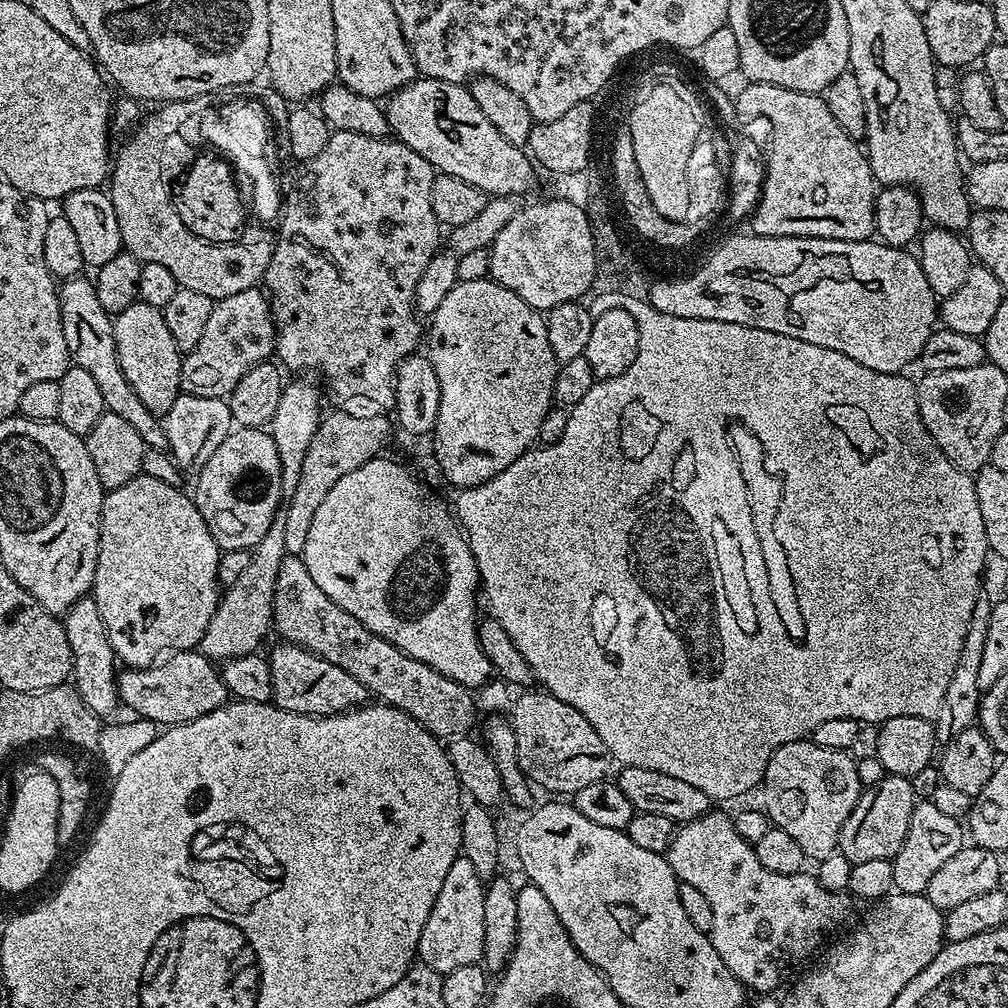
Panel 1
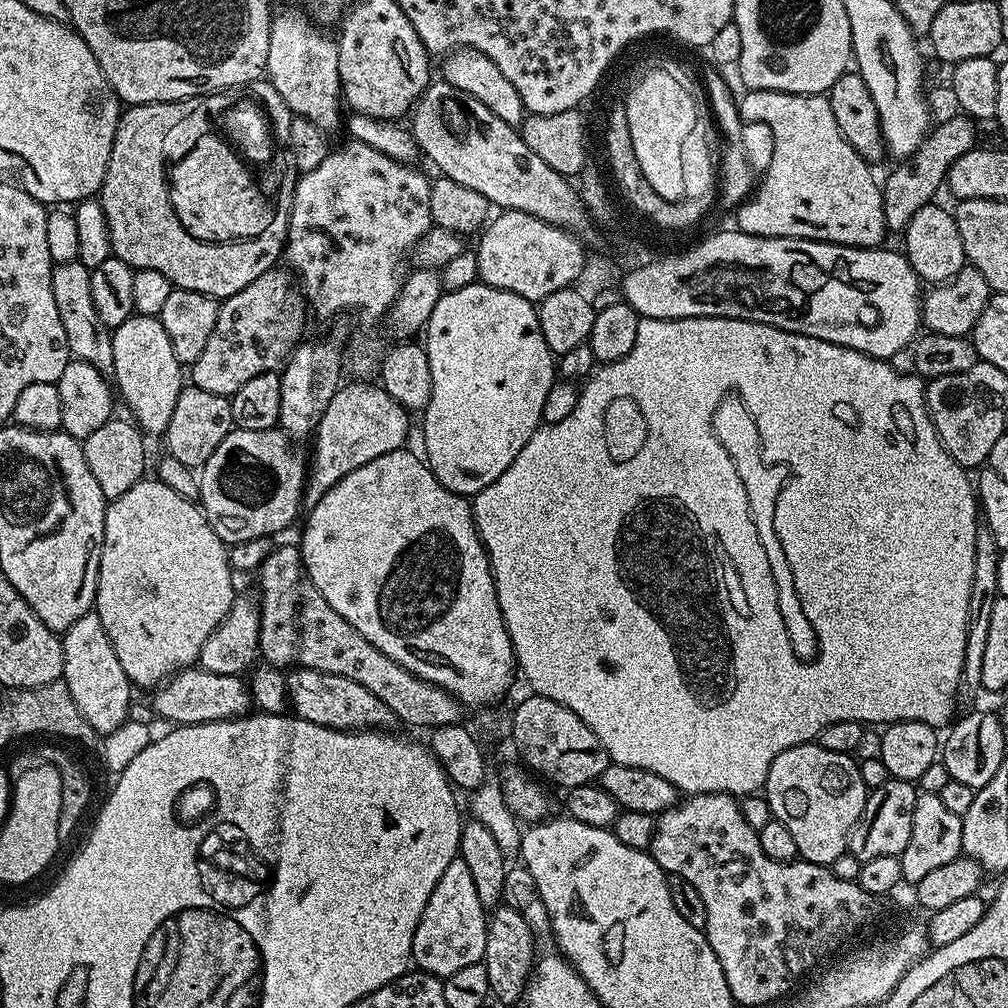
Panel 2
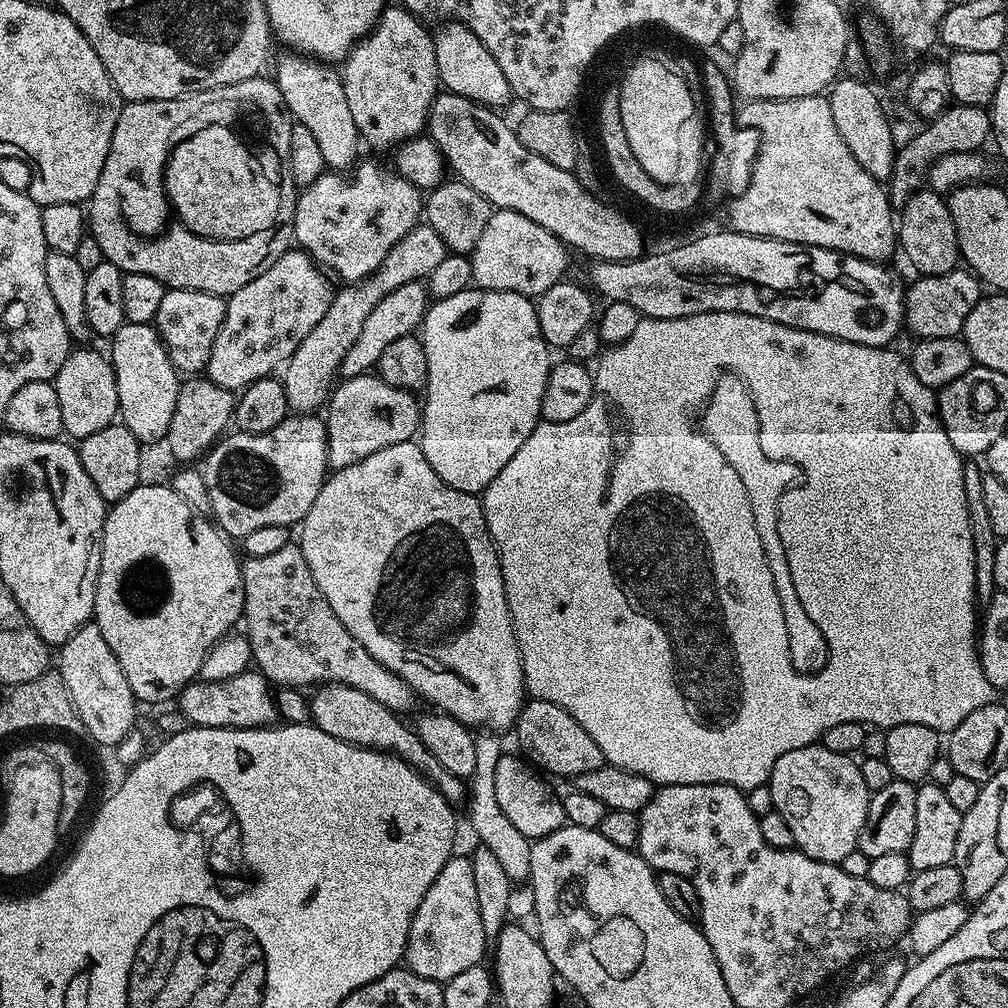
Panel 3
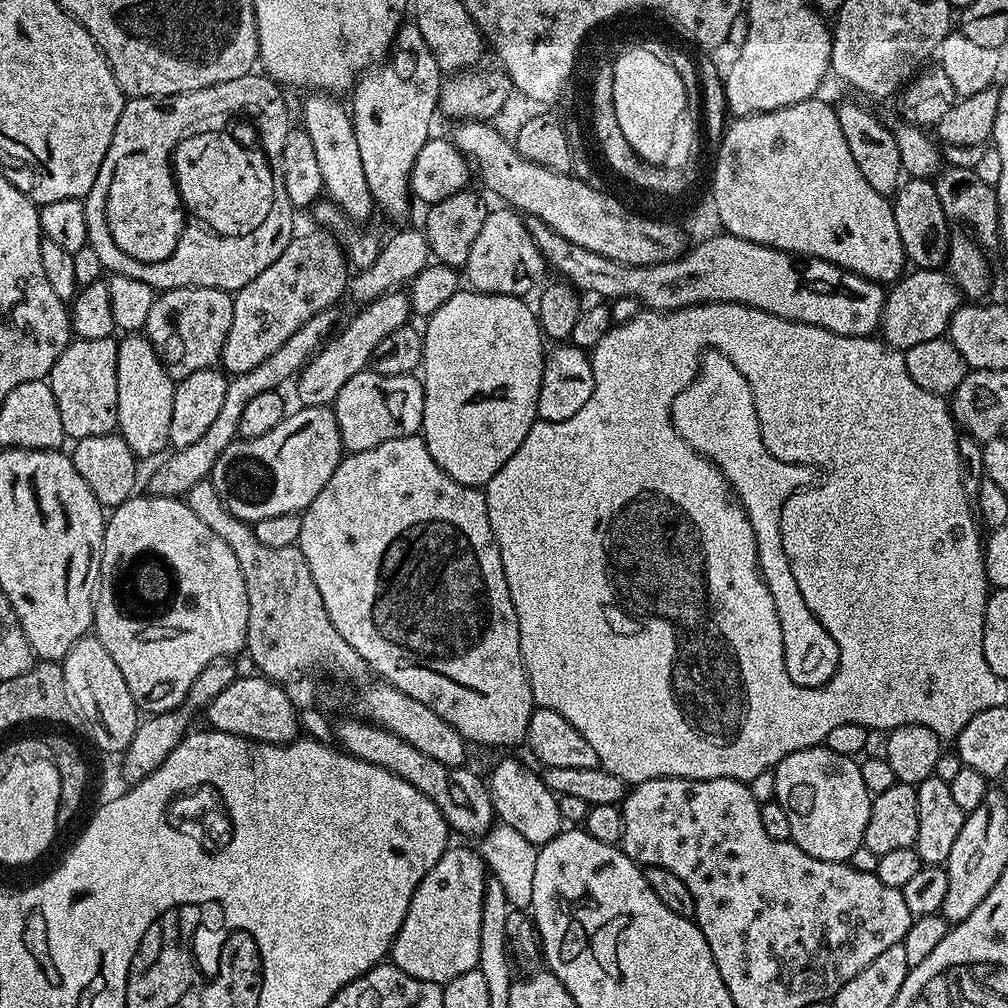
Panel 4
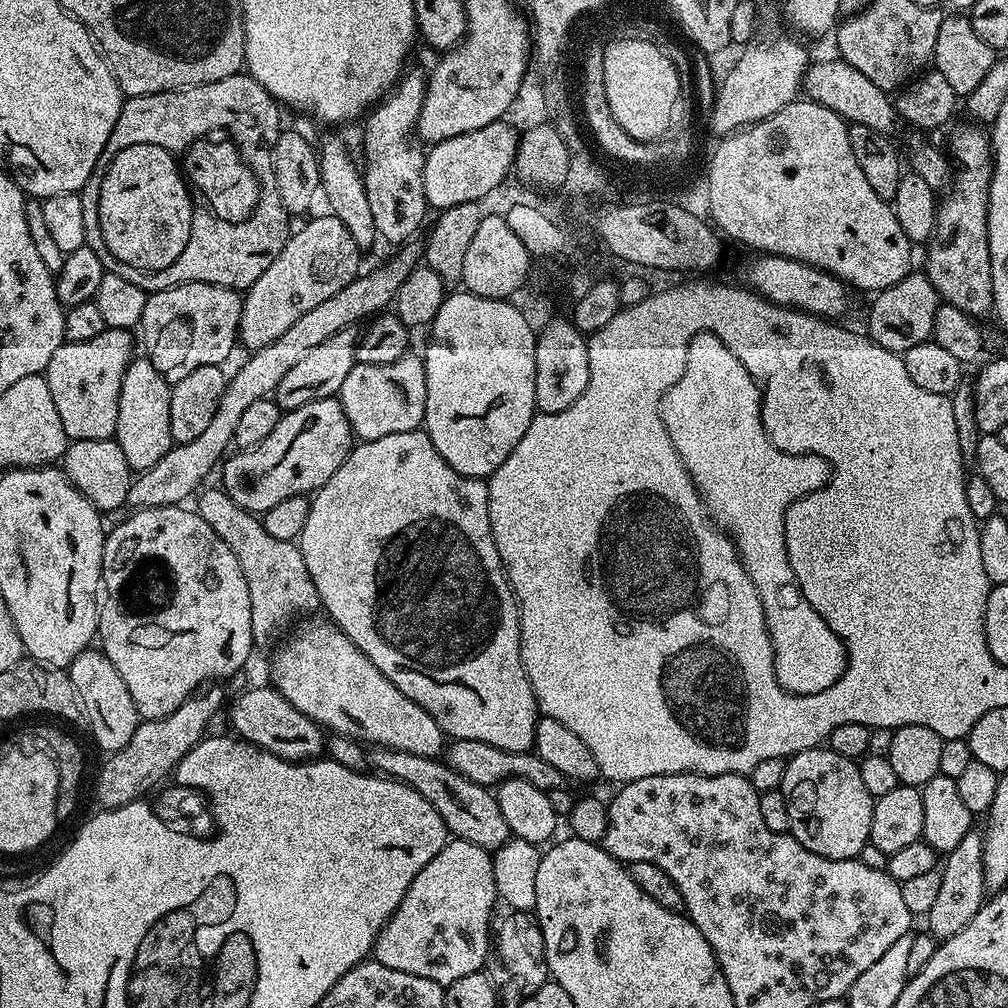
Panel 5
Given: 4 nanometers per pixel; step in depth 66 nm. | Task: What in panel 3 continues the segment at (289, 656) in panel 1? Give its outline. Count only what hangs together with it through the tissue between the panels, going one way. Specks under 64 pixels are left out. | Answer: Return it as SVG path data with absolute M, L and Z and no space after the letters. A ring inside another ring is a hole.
M322 684L310 696L312 711L311 723L318 730L326 730L330 738L338 738L342 742L350 742L359 748L372 748L376 752L389 752L392 756L404 760L415 768L425 780L430 781L434 787L453 806L462 805L466 800L466 780L463 776L450 774L434 754L428 752L426 742L417 734L415 727L408 724L407 719L401 718L397 713L391 712L382 702L370 698L370 694L362 694L362 690L354 690L354 686L345 684Z

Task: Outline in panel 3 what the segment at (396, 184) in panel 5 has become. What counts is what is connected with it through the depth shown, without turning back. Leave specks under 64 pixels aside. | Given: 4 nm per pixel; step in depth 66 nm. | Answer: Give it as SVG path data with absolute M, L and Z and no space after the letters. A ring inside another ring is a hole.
M403 6L385 7L379 20L368 35L353 44L351 52L342 61L342 79L346 102L350 102L350 115L358 126L360 139L372 148L395 149L425 131L428 111L441 87L438 66L434 58L436 41L433 33L419 24L417 17Z

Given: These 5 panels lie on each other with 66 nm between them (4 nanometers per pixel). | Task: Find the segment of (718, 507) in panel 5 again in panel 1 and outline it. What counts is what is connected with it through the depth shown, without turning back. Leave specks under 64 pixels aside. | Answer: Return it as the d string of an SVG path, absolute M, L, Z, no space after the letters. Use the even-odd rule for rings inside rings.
M736 426L731 429L730 443L732 452L742 474L744 488L748 492L748 509L754 522L756 537L762 550L762 562L766 562L766 578L768 579L768 599L771 611L778 614L784 627L784 636L789 641L799 642L804 638L806 622L802 622L802 610L798 610L798 594L794 590L794 578L790 578L790 566L786 562L786 554L782 550L782 542L778 542L776 519L780 505L780 482L777 473L770 467L762 442L750 429Z

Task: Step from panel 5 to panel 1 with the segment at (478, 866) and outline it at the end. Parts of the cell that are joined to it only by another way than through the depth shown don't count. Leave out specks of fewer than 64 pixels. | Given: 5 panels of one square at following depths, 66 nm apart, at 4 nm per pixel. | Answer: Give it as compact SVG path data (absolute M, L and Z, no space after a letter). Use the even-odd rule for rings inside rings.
M464 855L459 856L450 870L446 870L446 882L442 882L438 898L434 898L434 910L430 910L426 926L422 926L422 938L418 942L419 963L443 974L458 970L458 966L470 966L483 961L486 934L486 926L482 923L485 887L485 881L480 880L473 863L468 862Z

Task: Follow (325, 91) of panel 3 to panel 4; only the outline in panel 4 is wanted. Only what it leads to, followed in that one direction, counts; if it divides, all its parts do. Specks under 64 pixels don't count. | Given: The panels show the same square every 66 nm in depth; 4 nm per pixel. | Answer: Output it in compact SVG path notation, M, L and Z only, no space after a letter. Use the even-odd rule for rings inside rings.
M308 94L304 100L302 127L310 134L318 167L322 173L327 199L340 207L349 218L368 216L374 212L372 195L366 186L366 170L362 170L362 154L358 151L358 138L354 138L354 126L349 109L339 104L332 94Z

